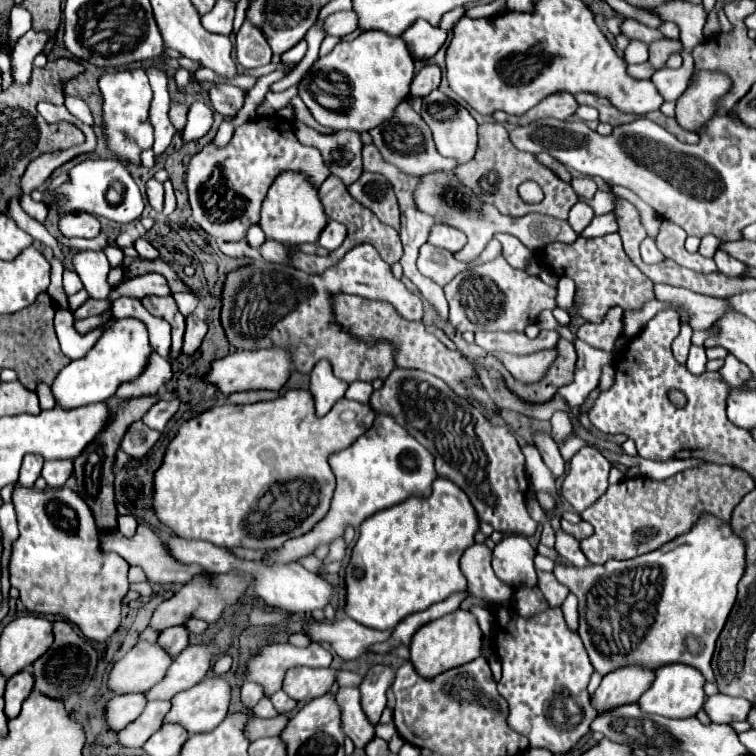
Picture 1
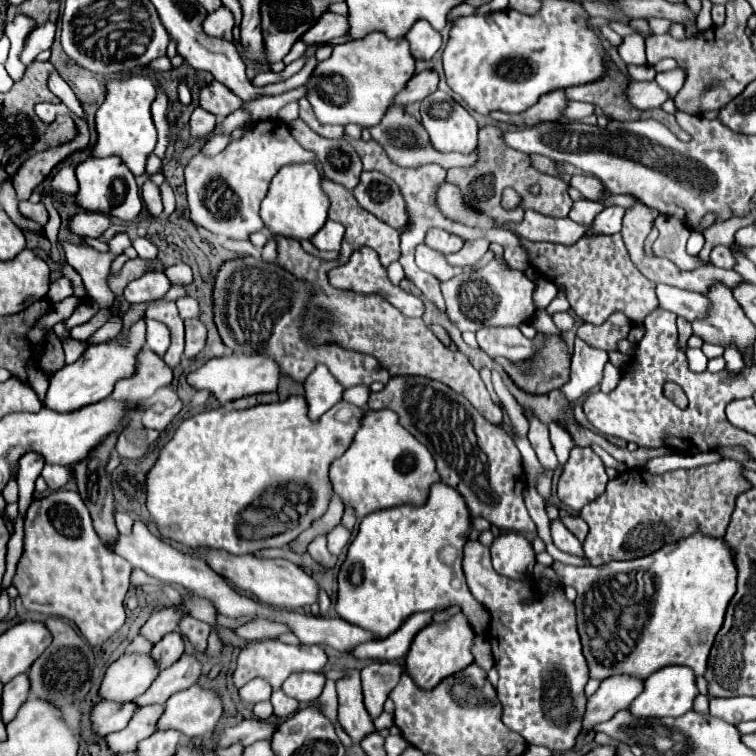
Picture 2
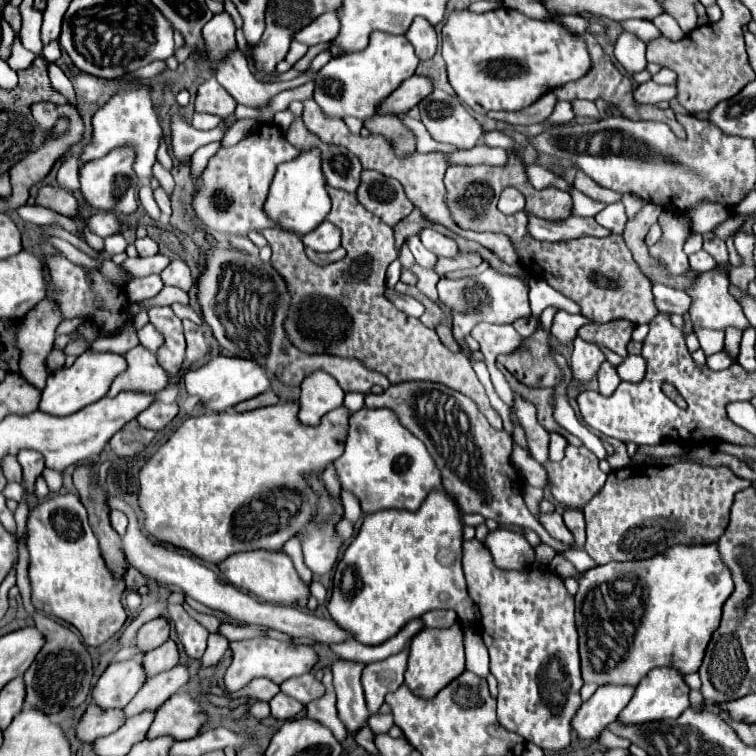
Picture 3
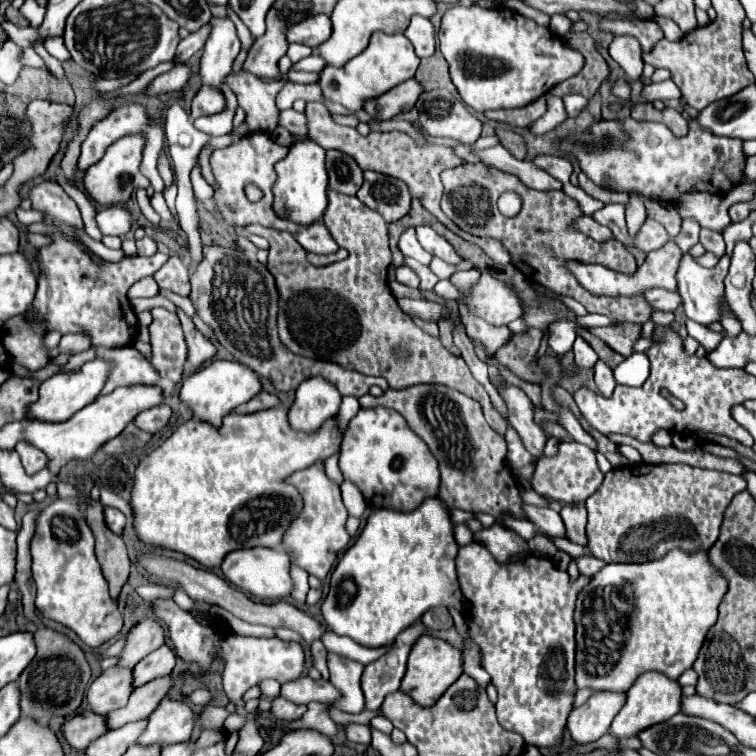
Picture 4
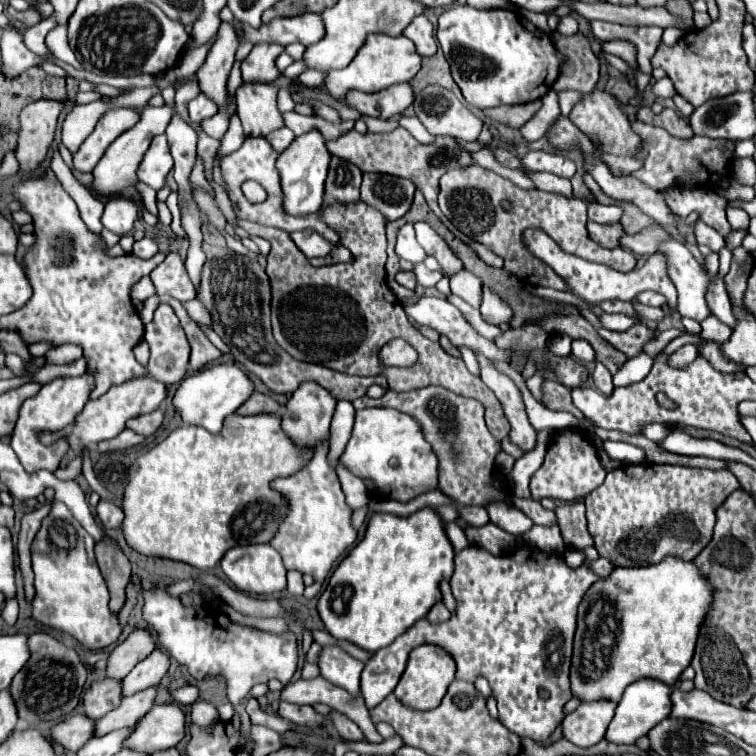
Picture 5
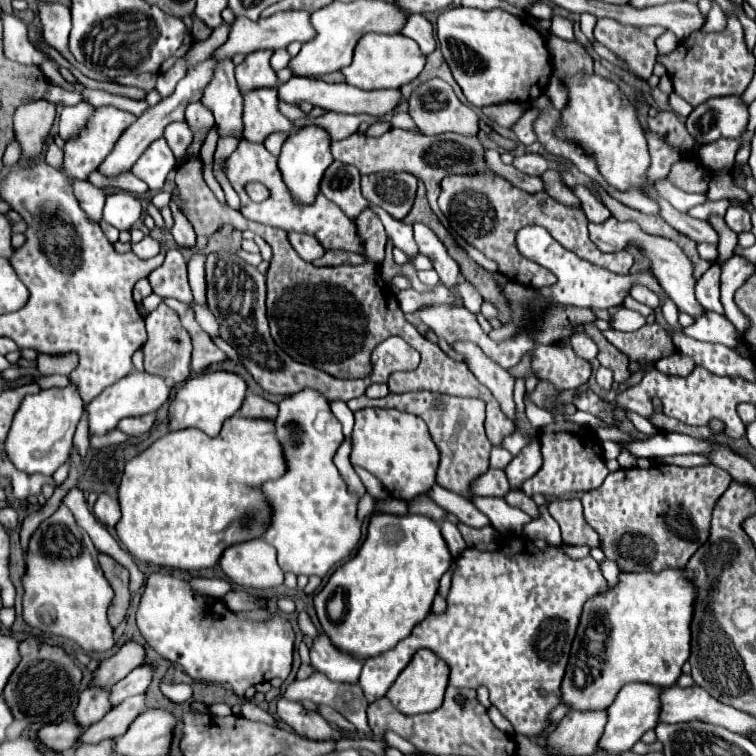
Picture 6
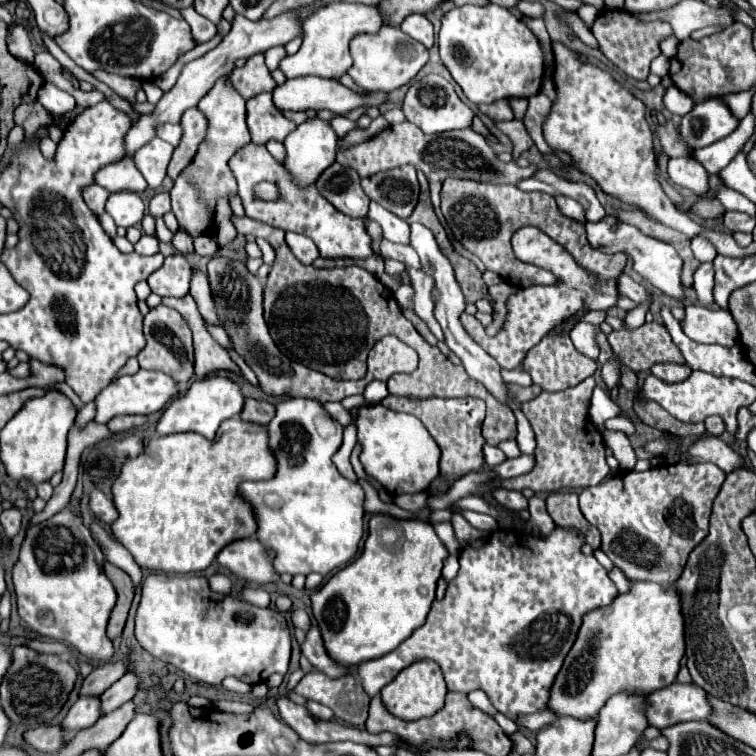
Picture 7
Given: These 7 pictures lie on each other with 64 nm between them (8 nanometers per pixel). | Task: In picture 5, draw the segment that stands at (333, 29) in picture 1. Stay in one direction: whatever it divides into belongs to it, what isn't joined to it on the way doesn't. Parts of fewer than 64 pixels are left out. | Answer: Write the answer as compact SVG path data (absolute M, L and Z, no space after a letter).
M304 14L304 16L290 16L290 18L274 18L270 22L262 22L260 28L248 28L248 24L242 22L242 32L238 34L238 40L246 40L256 44L268 44L276 42L280 46L288 46L294 40L304 40L300 44L310 46L318 42L324 36L324 26L320 16L316 14Z

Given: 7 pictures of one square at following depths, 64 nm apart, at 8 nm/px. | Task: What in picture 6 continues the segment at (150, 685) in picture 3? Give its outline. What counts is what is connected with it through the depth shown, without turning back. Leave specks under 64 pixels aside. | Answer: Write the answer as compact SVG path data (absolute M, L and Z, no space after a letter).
M144 694L126 698L122 704L114 706L100 722L88 726L80 734L80 744L100 744L102 740L114 740L122 736L132 720L144 710Z

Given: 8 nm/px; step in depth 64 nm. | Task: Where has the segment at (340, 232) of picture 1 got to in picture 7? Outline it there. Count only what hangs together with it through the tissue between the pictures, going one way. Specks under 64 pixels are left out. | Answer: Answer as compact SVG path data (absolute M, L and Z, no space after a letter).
M286 232L286 244L288 248L292 250L292 254L302 262L302 264L312 264L320 254L318 254L318 248L316 244L302 236L302 234L296 234L296 232Z

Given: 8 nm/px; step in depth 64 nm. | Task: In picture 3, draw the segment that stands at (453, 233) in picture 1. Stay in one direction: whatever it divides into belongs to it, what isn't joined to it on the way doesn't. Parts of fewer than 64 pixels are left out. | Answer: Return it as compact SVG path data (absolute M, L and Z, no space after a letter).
M422 228L420 230L420 240L422 240L422 244L430 250L430 252L434 252L436 256L444 256L444 258L454 258L456 254L458 254L458 246L456 246L456 242L452 240L452 238L446 238L446 236L442 236L440 232L436 232L436 230L432 230L432 228Z

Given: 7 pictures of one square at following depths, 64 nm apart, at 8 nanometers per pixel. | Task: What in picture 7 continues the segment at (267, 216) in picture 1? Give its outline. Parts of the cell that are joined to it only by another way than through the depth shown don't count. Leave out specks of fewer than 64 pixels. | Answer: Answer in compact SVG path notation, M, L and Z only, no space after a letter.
M308 118L300 126L296 126L296 130L290 132L290 136L286 136L284 146L288 154L284 166L290 170L298 186L306 186L306 184L314 184L316 178L334 162L336 150L338 150L338 136L332 130L330 122L322 118Z

